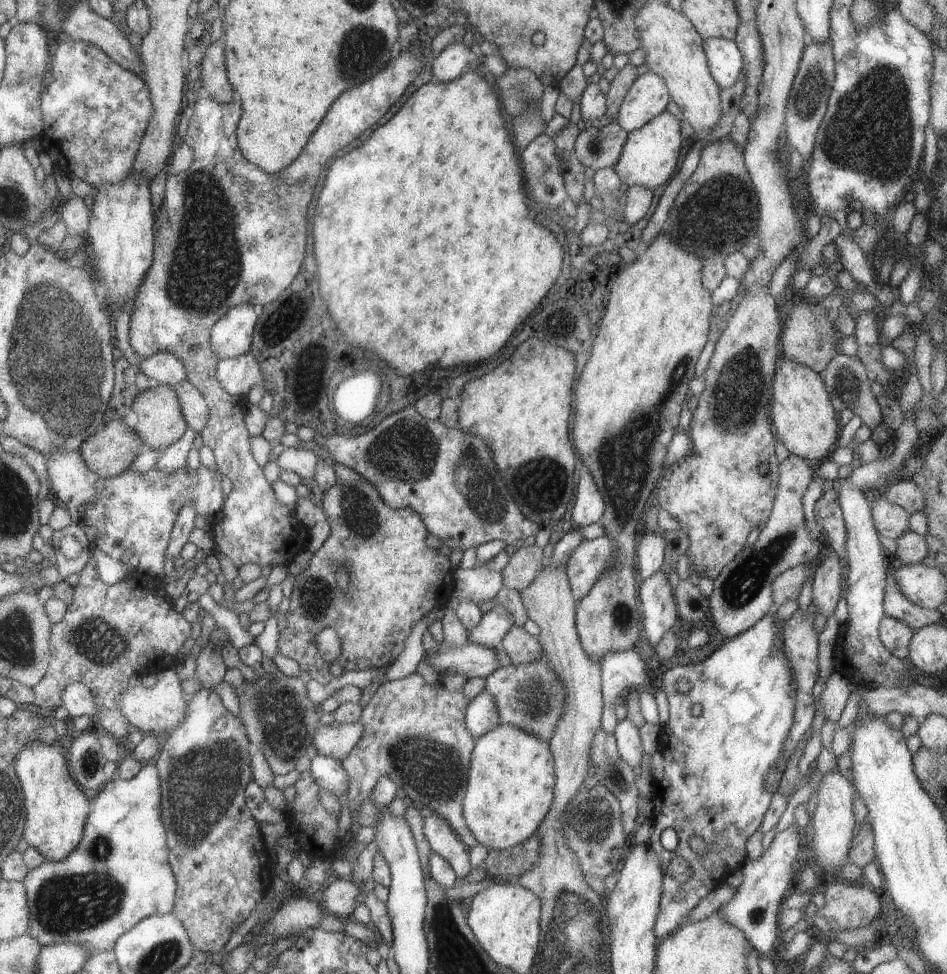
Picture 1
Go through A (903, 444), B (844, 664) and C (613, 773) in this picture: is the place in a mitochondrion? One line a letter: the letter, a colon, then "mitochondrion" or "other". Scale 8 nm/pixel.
A: other
B: other
C: mitochondrion

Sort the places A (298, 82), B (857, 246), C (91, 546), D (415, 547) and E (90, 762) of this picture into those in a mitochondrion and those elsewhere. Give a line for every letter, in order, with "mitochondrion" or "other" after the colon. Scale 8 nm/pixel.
A: other
B: other
C: other
D: other
E: mitochondrion

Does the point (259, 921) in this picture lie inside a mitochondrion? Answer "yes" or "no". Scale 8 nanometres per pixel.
no

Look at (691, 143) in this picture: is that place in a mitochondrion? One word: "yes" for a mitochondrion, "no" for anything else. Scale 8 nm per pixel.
no

